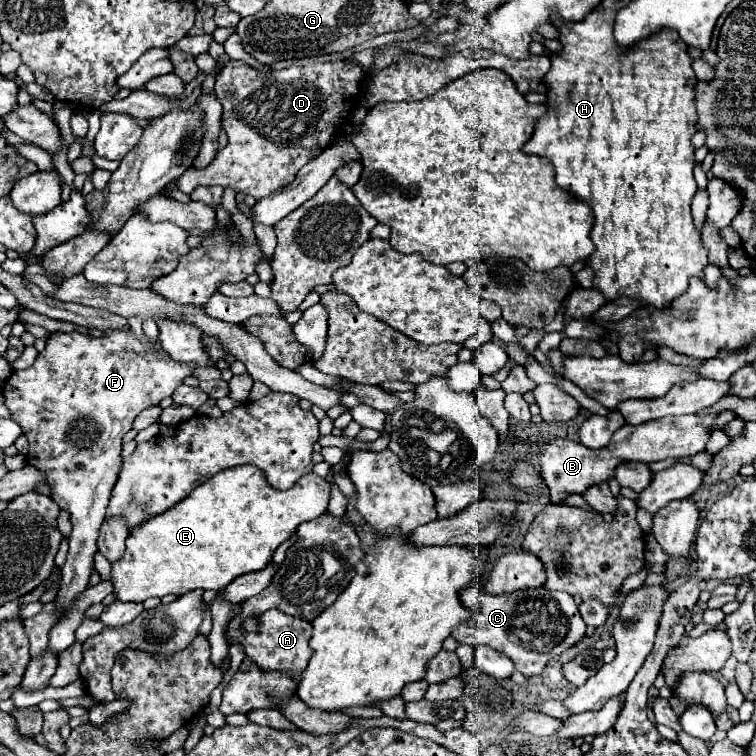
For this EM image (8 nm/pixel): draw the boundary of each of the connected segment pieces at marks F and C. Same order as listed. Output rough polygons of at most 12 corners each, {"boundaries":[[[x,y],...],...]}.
{"boundaries":[[[132,332],[50,334],[2,386],[70,512],[56,608],[94,570],[134,418],[180,364]],[[544,586],[460,590],[468,646],[506,654],[526,678],[582,640],[574,598]]]}

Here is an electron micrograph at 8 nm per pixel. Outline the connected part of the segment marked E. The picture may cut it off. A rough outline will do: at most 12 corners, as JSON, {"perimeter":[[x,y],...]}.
{"perimeter":[[222,470],[130,528],[114,596],[220,592],[262,570],[328,480]]}

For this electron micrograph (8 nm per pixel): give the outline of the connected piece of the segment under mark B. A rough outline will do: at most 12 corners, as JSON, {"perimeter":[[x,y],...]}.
{"perimeter":[[718,414],[624,424],[604,448],[538,446],[550,500],[614,476],[620,462],[698,454]]}

